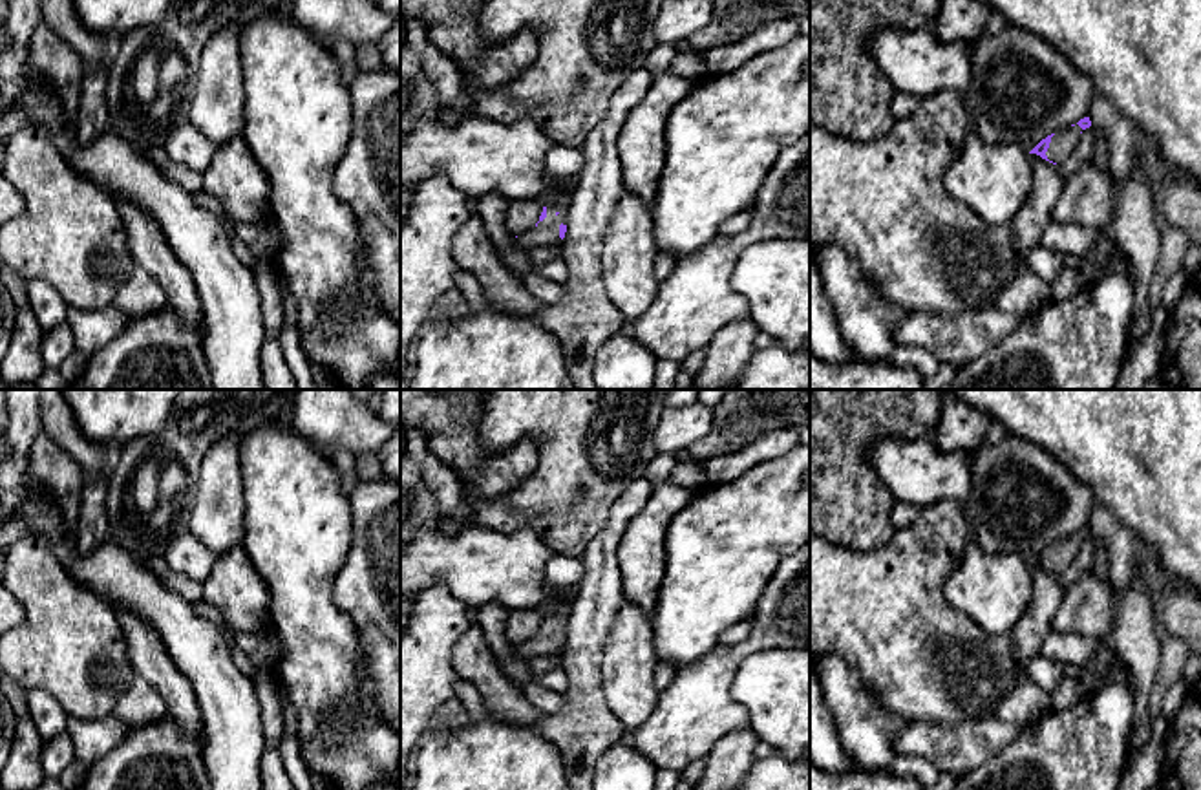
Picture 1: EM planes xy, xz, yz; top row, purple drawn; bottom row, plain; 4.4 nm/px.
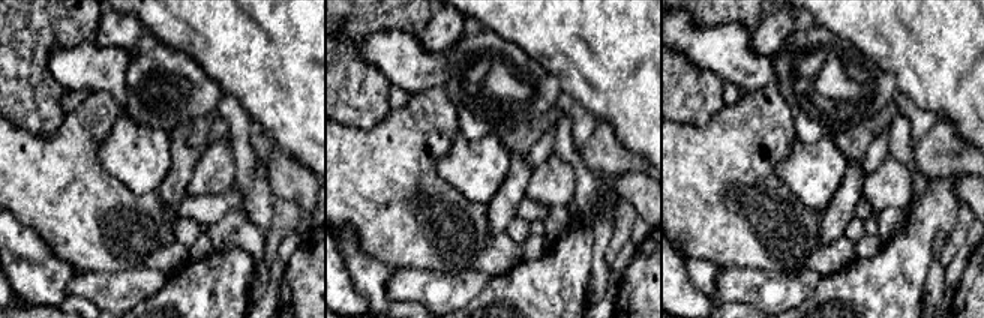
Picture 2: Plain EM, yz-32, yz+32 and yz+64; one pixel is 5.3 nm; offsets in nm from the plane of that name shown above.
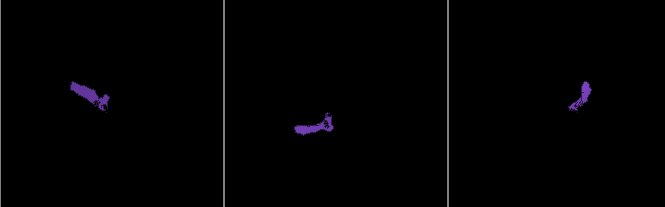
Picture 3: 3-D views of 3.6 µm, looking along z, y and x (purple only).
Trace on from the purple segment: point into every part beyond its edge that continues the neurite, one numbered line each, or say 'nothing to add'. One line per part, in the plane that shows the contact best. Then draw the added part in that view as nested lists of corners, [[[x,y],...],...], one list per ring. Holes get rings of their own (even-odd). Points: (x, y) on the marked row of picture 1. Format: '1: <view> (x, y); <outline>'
1: yz (1062, 141); [[[1079,124],[1066,126],[1051,137],[1049,148],[1046,152],[1047,159],[1060,165],[1075,148],[1082,128]]]

